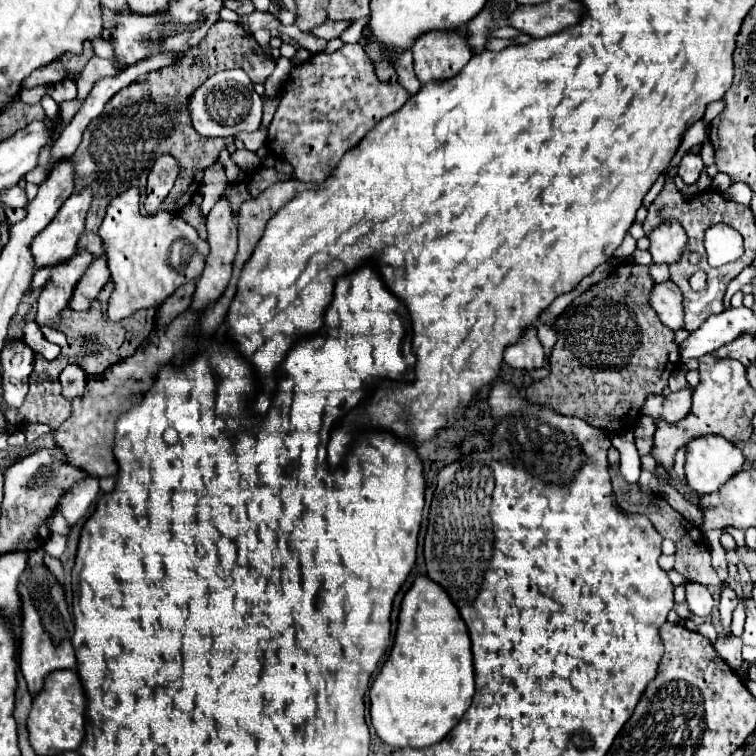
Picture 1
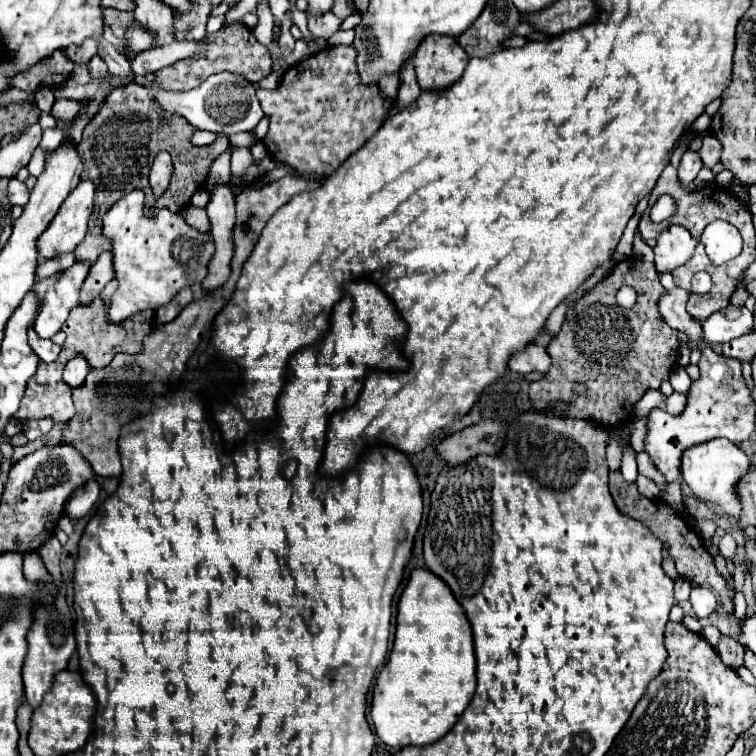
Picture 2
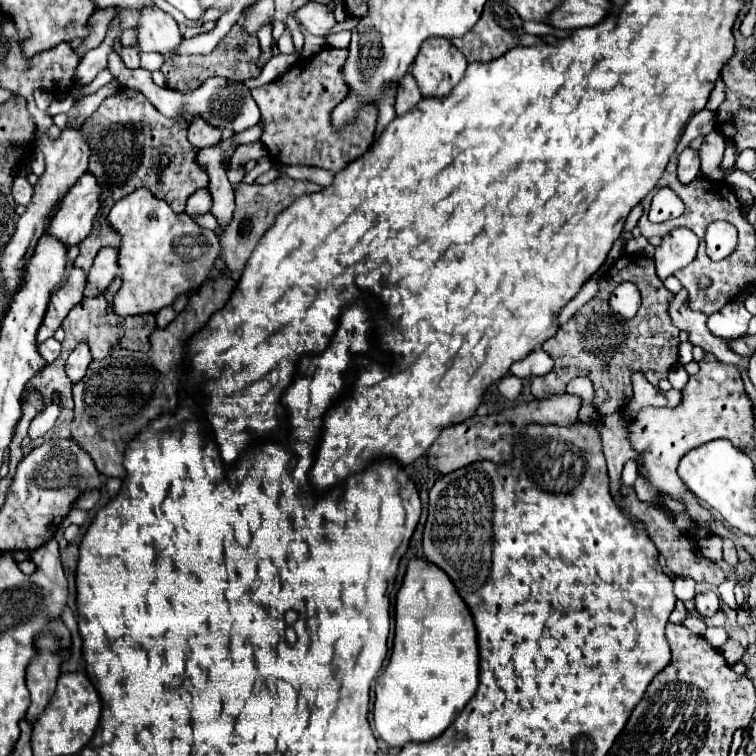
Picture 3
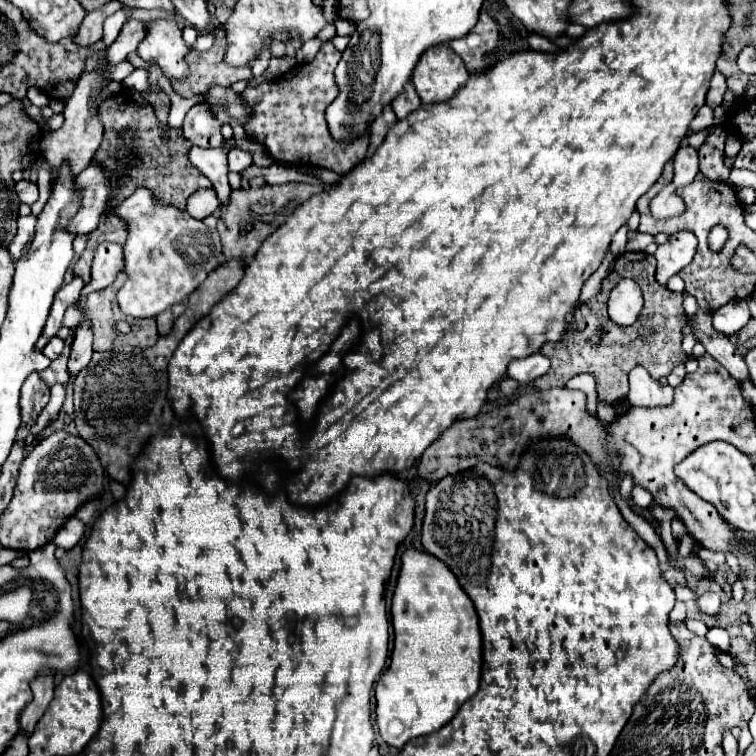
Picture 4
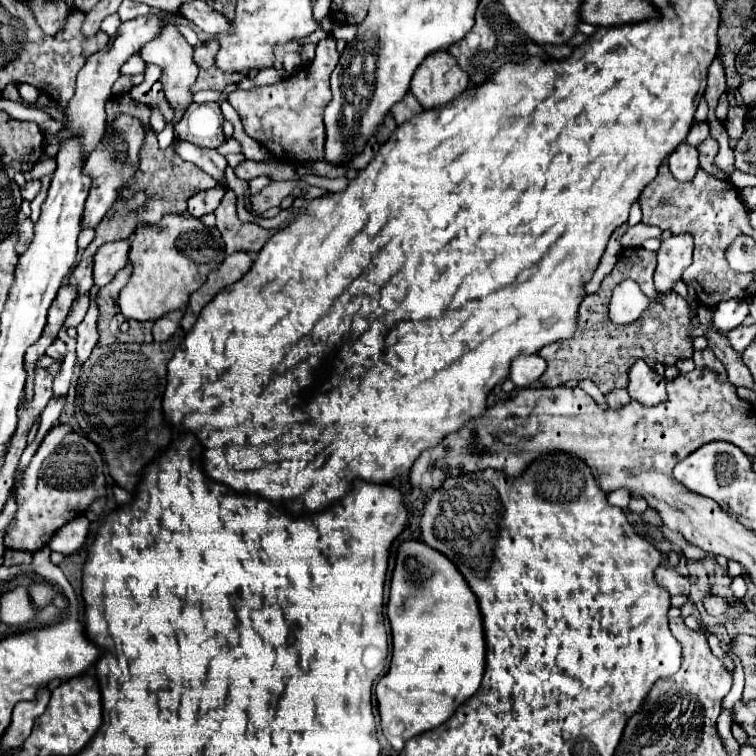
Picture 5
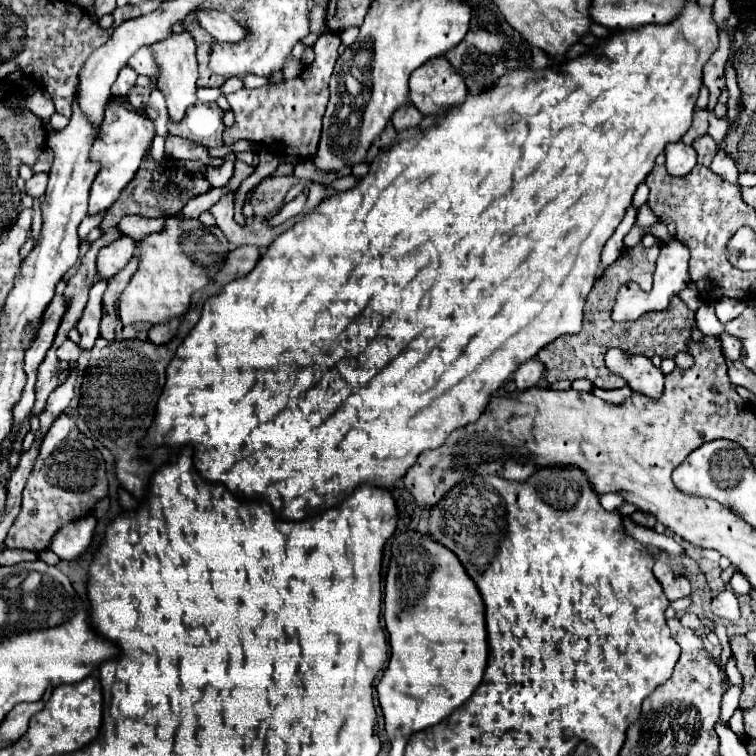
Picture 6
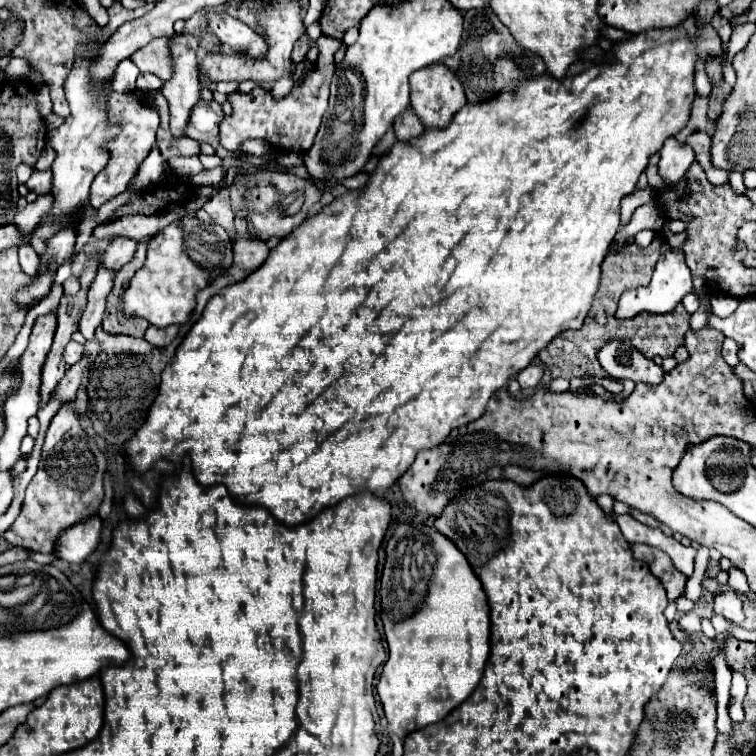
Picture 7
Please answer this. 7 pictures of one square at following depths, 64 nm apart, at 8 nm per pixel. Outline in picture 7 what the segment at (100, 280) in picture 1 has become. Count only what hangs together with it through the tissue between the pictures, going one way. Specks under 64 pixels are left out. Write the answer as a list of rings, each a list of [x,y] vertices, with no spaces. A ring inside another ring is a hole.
[[[124,236],[114,238],[104,252],[102,264],[112,266],[114,270],[120,270],[126,262],[132,260],[134,252],[136,252],[136,242],[132,238],[124,238]]]

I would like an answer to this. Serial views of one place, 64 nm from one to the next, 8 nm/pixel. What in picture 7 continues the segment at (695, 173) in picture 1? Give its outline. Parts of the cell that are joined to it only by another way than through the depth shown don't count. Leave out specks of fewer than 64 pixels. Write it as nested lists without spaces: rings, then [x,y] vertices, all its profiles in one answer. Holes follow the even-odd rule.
[[[668,138],[660,150],[658,174],[664,178],[664,184],[674,186],[694,162],[694,152],[690,146],[680,144],[676,138]]]

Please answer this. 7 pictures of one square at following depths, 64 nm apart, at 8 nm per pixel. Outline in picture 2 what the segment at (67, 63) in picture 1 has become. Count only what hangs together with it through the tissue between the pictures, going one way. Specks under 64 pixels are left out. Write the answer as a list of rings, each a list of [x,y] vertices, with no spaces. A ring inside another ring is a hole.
[[[88,38],[84,44],[76,46],[76,48],[70,48],[68,50],[68,58],[74,62],[74,64],[84,64],[88,62],[94,54],[98,52],[98,42],[94,38]],[[72,52],[72,54],[70,54]]]

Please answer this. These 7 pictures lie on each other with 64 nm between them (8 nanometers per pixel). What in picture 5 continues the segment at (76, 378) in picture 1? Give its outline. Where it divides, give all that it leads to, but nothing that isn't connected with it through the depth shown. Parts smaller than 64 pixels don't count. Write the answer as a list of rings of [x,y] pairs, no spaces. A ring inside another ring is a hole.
[[[92,286],[90,290],[90,308],[84,316],[84,320],[76,326],[78,330],[78,348],[76,348],[76,354],[78,354],[78,364],[86,362],[90,358],[90,352],[92,348],[98,344],[98,328],[96,328],[96,322],[98,322],[98,304],[96,304],[96,296],[98,296],[98,286]]]

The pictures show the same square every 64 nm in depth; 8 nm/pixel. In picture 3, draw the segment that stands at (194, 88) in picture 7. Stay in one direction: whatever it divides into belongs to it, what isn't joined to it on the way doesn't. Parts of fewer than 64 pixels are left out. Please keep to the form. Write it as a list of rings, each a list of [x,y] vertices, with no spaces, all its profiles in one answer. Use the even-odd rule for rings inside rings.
[[[156,6],[140,8],[140,12],[142,12],[138,22],[140,52],[158,52],[166,60],[172,60],[182,42],[182,32],[176,20]]]

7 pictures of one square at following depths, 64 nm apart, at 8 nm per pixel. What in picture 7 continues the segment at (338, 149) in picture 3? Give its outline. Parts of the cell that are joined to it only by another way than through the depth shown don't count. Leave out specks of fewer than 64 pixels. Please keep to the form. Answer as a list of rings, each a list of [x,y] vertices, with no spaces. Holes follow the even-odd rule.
[[[320,36],[316,40],[320,58],[318,58],[312,74],[308,78],[304,78],[300,84],[296,84],[284,100],[274,100],[268,90],[256,90],[256,88],[250,94],[240,94],[240,92],[230,94],[228,100],[232,104],[232,114],[224,116],[224,120],[220,122],[220,134],[218,134],[220,144],[226,150],[236,152],[244,140],[264,138],[270,142],[270,146],[274,150],[278,150],[278,140],[280,140],[280,148],[286,152],[300,154],[300,152],[308,150],[308,146],[312,146],[312,142],[314,142],[320,120],[328,108],[328,86],[330,86],[330,80],[336,70],[334,52],[340,48],[340,44],[342,42],[336,38]]]

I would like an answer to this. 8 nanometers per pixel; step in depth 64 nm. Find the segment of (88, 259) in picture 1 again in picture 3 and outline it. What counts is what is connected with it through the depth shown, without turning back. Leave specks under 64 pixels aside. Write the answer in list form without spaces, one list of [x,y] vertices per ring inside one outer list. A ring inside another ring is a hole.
[[[72,268],[68,280],[60,286],[60,290],[56,290],[56,294],[52,294],[52,302],[48,304],[48,318],[44,318],[44,326],[40,326],[38,344],[42,344],[48,336],[54,336],[68,312],[82,300],[84,286],[86,274],[78,268]]]

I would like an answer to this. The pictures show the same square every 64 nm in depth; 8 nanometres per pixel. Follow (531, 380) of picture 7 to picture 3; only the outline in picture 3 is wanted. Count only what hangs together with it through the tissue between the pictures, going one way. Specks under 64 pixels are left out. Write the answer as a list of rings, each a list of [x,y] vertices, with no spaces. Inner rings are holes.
[[[534,350],[524,360],[514,362],[510,366],[510,374],[516,378],[532,378],[532,376],[544,376],[552,370],[552,358],[544,350]]]

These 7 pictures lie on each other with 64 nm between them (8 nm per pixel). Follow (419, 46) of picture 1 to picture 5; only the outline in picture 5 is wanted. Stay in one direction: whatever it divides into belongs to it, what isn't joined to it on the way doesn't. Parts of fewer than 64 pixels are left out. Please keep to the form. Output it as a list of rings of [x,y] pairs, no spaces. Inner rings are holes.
[[[436,52],[426,58],[412,76],[410,92],[416,96],[424,110],[448,104],[468,88],[468,76],[456,66],[448,52]]]

